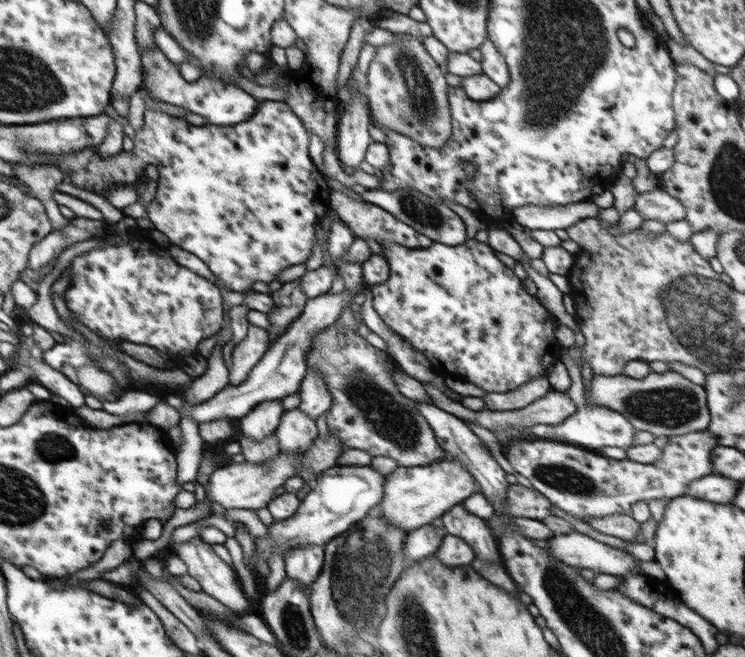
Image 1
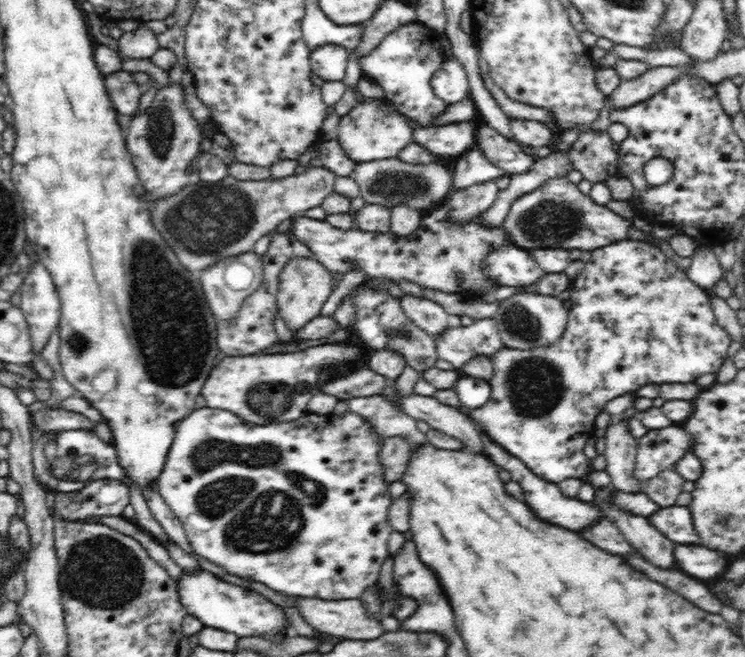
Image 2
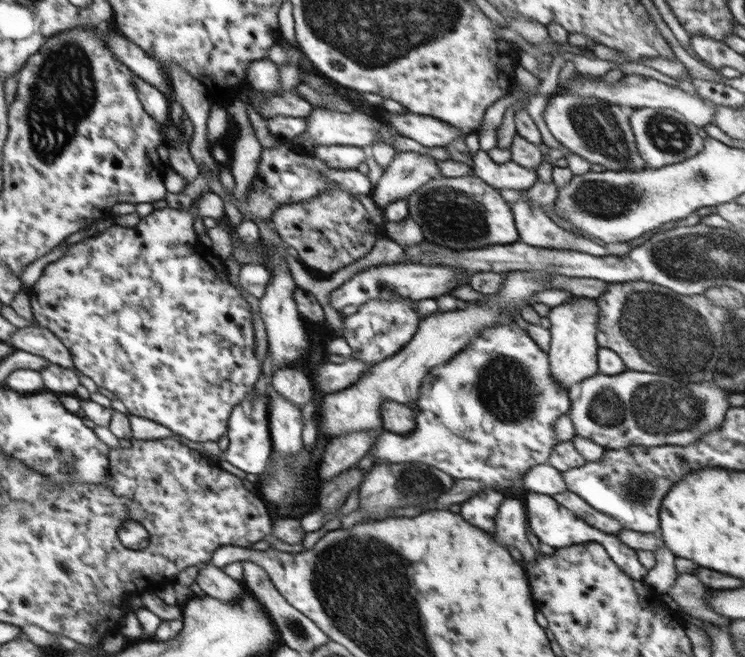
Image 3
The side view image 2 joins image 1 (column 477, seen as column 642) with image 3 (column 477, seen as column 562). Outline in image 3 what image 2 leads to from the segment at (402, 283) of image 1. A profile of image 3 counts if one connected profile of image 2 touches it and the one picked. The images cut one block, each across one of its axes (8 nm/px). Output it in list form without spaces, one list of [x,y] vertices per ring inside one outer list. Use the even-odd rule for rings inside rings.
[[[516,321],[500,323],[496,327],[488,327],[480,331],[467,347],[464,347],[462,351],[455,354],[448,362],[431,368],[422,381],[419,399],[413,403],[417,404],[421,410],[416,414],[414,431],[408,433],[408,435],[395,435],[394,433],[382,431],[380,436],[376,438],[376,442],[374,442],[374,446],[372,446],[369,454],[374,457],[375,465],[404,462],[424,463],[443,470],[456,480],[474,480],[498,490],[512,488],[514,482],[518,480],[517,478],[522,477],[522,474],[526,473],[527,470],[540,464],[547,464],[549,461],[553,448],[559,444],[558,439],[556,439],[554,425],[556,425],[560,416],[569,413],[572,397],[573,395],[570,390],[561,388],[559,382],[553,379],[548,353],[540,349],[538,344],[534,343],[534,340],[526,333],[526,330],[520,328]]]

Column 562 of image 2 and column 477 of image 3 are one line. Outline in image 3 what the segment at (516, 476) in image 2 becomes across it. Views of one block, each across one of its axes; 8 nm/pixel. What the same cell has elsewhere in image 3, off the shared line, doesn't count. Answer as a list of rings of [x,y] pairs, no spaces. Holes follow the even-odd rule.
[[[488,488],[482,493],[470,497],[460,506],[460,516],[470,524],[478,526],[480,530],[494,532],[494,520],[498,514],[499,506],[504,502],[504,494],[498,490]]]

